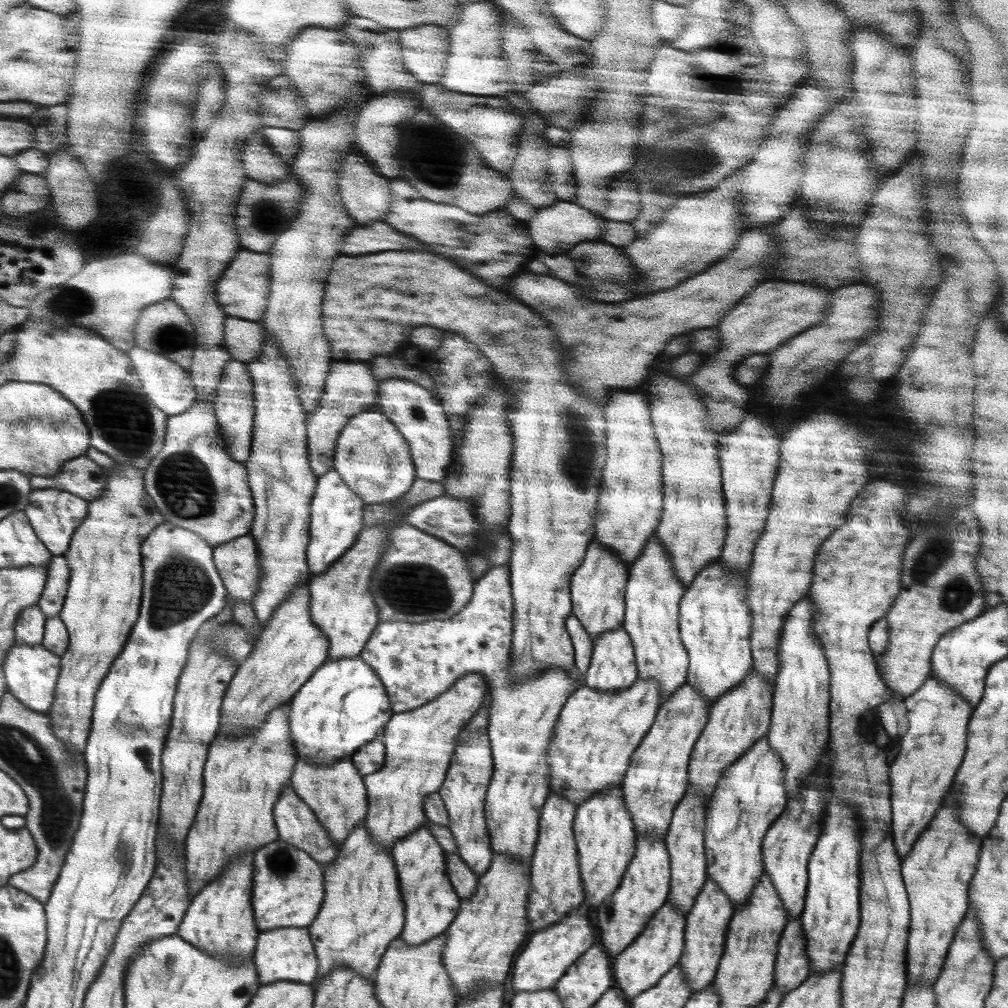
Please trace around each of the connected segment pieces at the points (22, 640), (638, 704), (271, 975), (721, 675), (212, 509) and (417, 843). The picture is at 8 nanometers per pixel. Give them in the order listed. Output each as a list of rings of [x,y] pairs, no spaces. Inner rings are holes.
[[[41,604],[27,609],[17,624],[17,643],[29,646],[45,644],[49,619],[41,610]]]
[[[638,678],[629,688],[616,691],[578,688],[562,708],[550,746],[550,793],[560,793],[576,806],[606,787],[621,784],[630,759],[652,730],[661,706],[658,680]]]
[[[280,927],[262,931],[260,938],[257,939],[258,950],[254,954],[258,980],[262,984],[270,984],[276,980],[298,980],[304,984],[312,982],[318,972],[318,958],[312,940],[309,927],[288,928],[288,930],[286,927]]]
[[[718,559],[714,560],[714,563],[710,563],[710,565],[706,565],[706,567],[702,568],[702,571],[698,572],[698,575],[694,577],[692,586],[686,589],[686,594],[682,596],[680,606],[680,634],[681,640],[685,646],[685,650],[689,654],[689,671],[687,683],[693,686],[693,688],[697,689],[698,693],[702,693],[702,695],[706,695],[706,697],[708,697],[708,703],[710,703],[711,710],[714,700],[718,699],[718,697],[720,697],[724,691],[729,691],[730,688],[741,684],[741,681],[745,680],[745,675],[749,672],[749,668],[753,666],[750,643],[750,636],[752,632],[752,613],[750,605],[748,605],[748,601],[746,601],[748,594],[748,583],[746,582],[748,582],[748,575],[746,575],[746,573],[730,571],[730,569],[726,569],[726,567],[724,567],[722,559]]]
[[[198,400],[188,412],[170,417],[165,447],[146,469],[148,492],[154,497],[162,514],[170,516],[168,522],[196,531],[215,547],[248,535],[255,517],[248,470],[245,464],[240,464],[238,460],[234,460],[234,456],[230,456],[217,415],[216,402]]]
[[[429,820],[410,835],[398,839],[392,848],[402,899],[406,905],[405,922],[399,936],[406,940],[408,945],[422,944],[440,936],[461,910],[462,898],[457,895],[449,878],[445,849],[434,839],[428,823]]]

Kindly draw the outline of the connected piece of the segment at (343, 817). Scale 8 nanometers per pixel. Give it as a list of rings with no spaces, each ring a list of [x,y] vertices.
[[[352,756],[338,759],[336,763],[324,767],[298,759],[289,784],[294,792],[316,812],[322,827],[330,832],[330,837],[338,846],[342,846],[350,831],[354,830],[358,823],[365,821],[368,815],[369,791],[365,786],[362,772],[358,771],[357,765],[353,763]]]

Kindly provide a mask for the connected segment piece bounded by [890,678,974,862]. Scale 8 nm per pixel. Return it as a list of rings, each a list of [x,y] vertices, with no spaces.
[[[929,678],[912,695],[904,698],[908,710],[908,729],[901,736],[900,752],[890,767],[891,788],[891,823],[892,838],[896,845],[896,852],[900,862],[910,854],[918,837],[926,831],[933,822],[934,815],[940,810],[948,790],[956,779],[956,774],[961,768],[962,760],[968,751],[968,726],[974,708],[964,699],[964,695],[958,694],[946,681],[939,678]]]

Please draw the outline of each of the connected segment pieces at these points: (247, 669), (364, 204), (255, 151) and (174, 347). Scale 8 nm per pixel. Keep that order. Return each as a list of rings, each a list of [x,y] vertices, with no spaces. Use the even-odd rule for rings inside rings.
[[[312,576],[306,581],[302,581],[300,585],[296,585],[294,591],[290,591],[288,600],[284,599],[278,603],[273,616],[267,620],[267,627],[262,630],[257,642],[255,642],[253,652],[248,655],[248,659],[239,664],[238,675],[234,678],[224,700],[221,733],[230,736],[244,735],[252,731],[254,727],[260,726],[270,711],[286,701],[293,700],[293,696],[308,683],[322,663],[328,660],[331,648],[330,637],[318,625],[314,624],[310,610],[310,588],[308,586],[311,580]]]
[[[356,148],[350,152],[350,157],[347,157],[345,162],[346,165],[345,168],[342,168],[342,175],[339,177],[338,184],[341,200],[344,202],[349,215],[358,222],[358,226],[384,218],[386,214],[392,211],[392,202],[388,202],[388,194],[390,194],[388,178],[376,173],[372,166],[357,152]]]
[[[254,132],[245,147],[246,175],[260,184],[274,184],[290,176],[290,168],[267,146],[261,133]]]
[[[162,300],[145,308],[136,331],[138,346],[169,356],[170,360],[189,370],[193,367],[197,350],[197,330],[190,315],[177,300]]]

